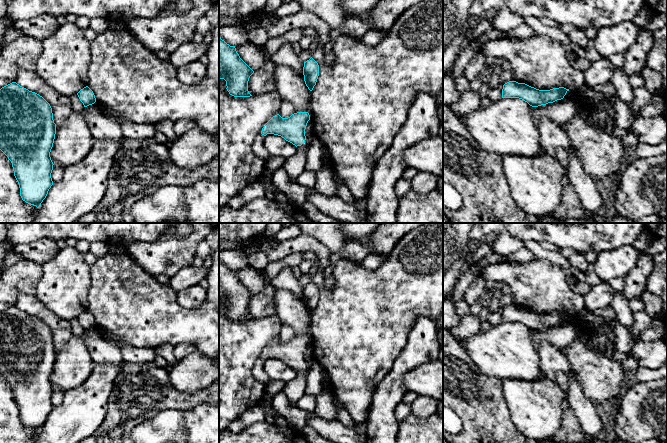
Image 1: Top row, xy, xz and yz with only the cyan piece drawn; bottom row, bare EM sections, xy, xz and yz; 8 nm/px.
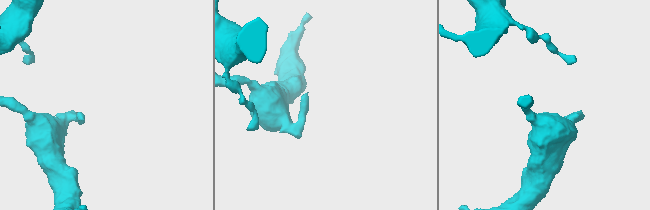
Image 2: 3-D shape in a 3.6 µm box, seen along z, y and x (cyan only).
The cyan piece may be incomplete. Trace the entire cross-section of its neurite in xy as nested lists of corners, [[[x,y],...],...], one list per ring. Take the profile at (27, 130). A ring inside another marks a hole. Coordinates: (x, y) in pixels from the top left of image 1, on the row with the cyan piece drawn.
[[[16,82],[0,89],[0,150],[12,163],[22,200],[37,208],[53,185],[51,173],[54,164],[50,152],[55,134],[52,108],[42,96]]]

